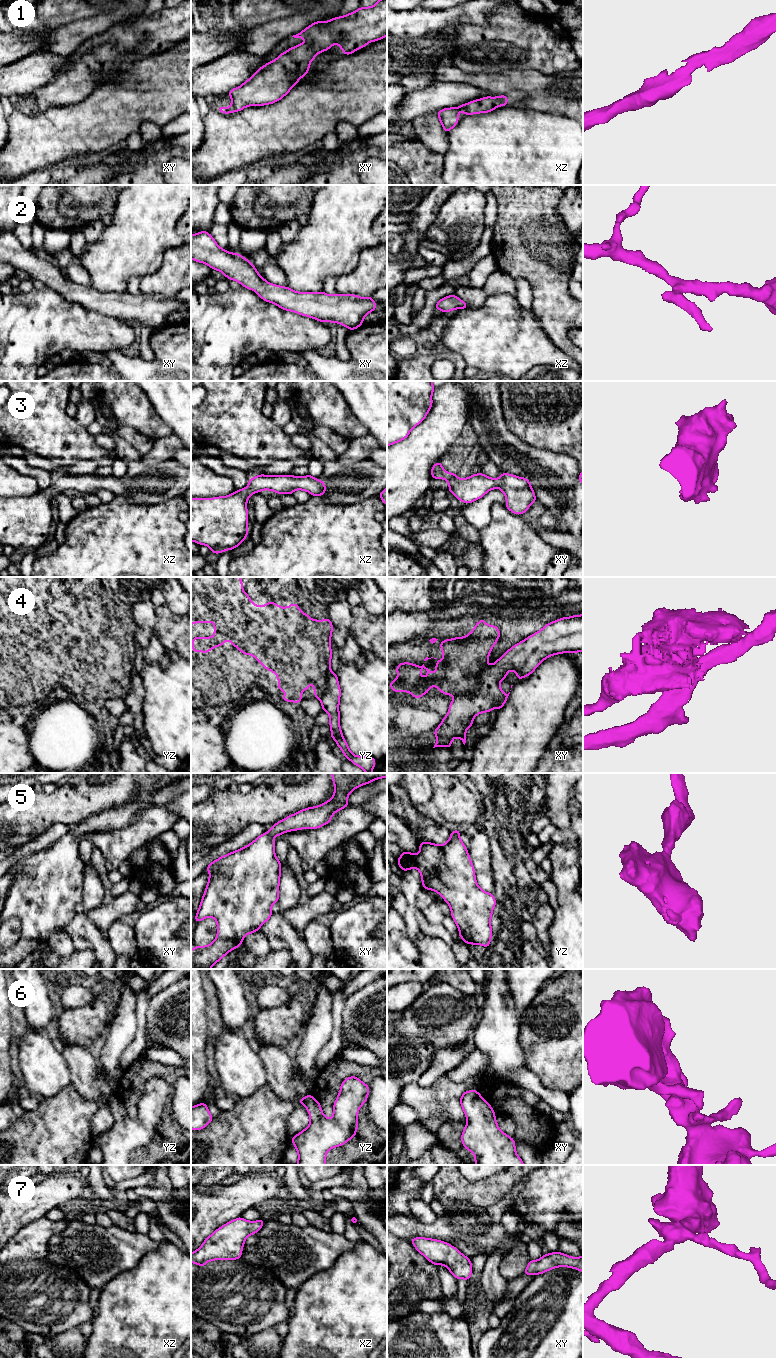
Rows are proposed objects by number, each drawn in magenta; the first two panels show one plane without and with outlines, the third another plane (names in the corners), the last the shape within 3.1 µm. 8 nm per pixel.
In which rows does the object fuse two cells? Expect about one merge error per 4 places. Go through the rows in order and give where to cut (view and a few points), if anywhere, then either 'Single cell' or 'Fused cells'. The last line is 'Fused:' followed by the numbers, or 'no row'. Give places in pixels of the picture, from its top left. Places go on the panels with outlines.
1: No split. Single cell
2: No split. Single cell
3: No split. Single cell
4: Split along xy (487, 666), (480, 674), (479, 688), (473, 694), (455, 696). Fused cells
5: No split. Single cell
6: No split. Single cell
7: No split. Single cell
Fused: 4

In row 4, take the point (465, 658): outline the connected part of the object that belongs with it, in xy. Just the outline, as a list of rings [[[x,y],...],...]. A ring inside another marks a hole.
[[[480,617],[480,622],[475,623],[474,629],[465,637],[455,637],[445,639],[440,643],[440,648],[444,656],[443,660],[437,659],[435,664],[436,673],[432,673],[424,666],[413,663],[400,663],[395,666],[398,678],[388,683],[389,687],[395,692],[409,692],[416,701],[418,698],[427,694],[431,686],[436,686],[444,695],[474,695],[479,689],[480,674],[486,669],[490,652],[500,637],[500,629],[489,626],[484,622],[484,617]]]

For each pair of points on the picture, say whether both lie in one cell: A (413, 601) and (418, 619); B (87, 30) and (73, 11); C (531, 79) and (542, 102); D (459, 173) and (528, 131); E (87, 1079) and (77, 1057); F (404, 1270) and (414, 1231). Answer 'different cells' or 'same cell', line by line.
A: different cells
B: different cells
C: same cell
D: same cell
E: same cell
F: different cells

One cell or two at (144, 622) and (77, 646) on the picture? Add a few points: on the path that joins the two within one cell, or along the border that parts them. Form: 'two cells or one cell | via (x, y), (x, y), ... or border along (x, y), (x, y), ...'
two cells | border along (131, 617), (135, 622), (137, 631)

